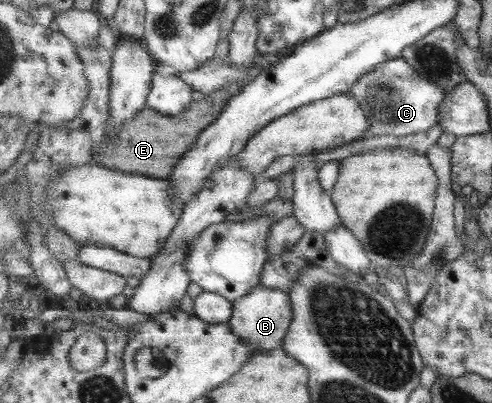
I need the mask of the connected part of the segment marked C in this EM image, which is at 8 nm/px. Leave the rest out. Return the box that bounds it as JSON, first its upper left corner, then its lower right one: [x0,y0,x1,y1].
[349,57,446,136]

